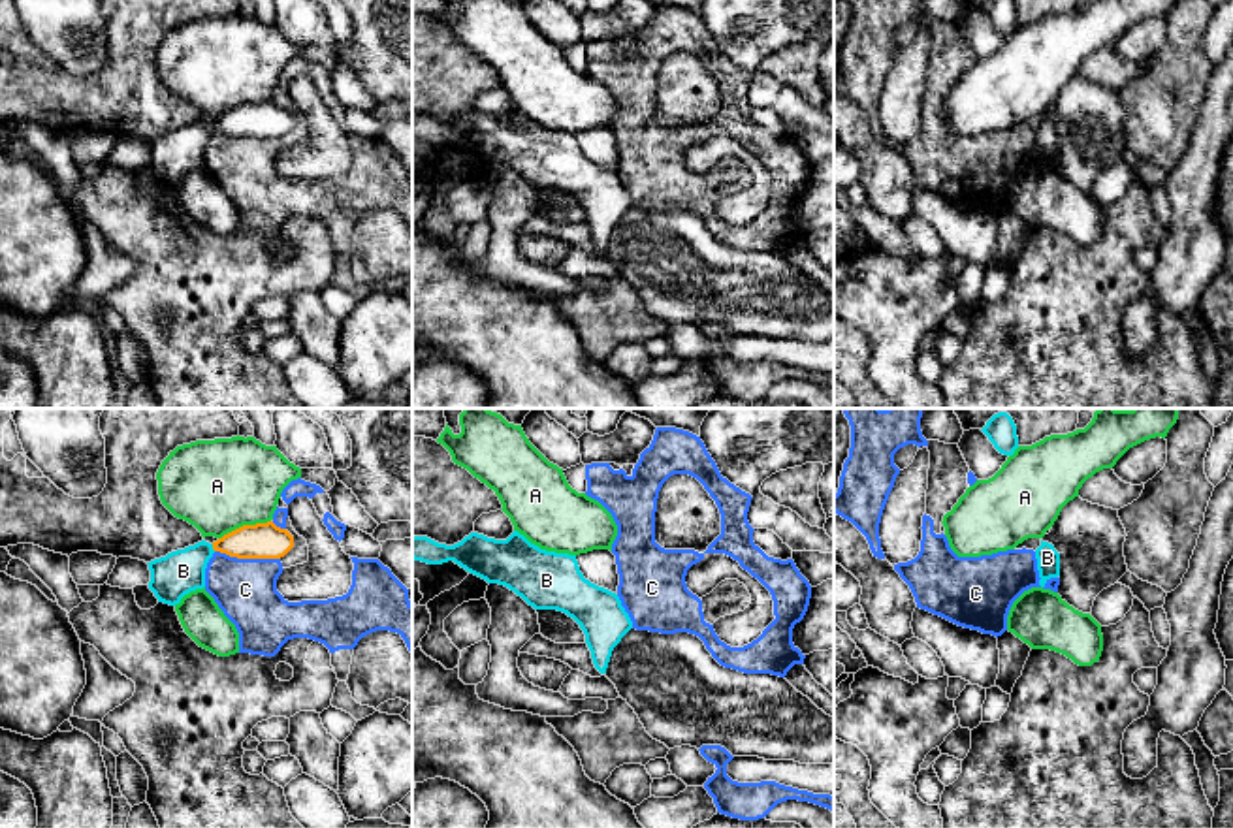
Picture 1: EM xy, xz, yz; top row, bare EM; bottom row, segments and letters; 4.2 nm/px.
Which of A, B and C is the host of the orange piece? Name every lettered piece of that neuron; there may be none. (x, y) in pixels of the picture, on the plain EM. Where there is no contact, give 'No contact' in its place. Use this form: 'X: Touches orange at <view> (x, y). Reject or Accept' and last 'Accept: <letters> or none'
A: Touches orange at xy (243, 104). Reject
B: Touches orange at xy (213, 127). Accept
C: Touches orange at xy (247, 136). Reject
Accept: B

